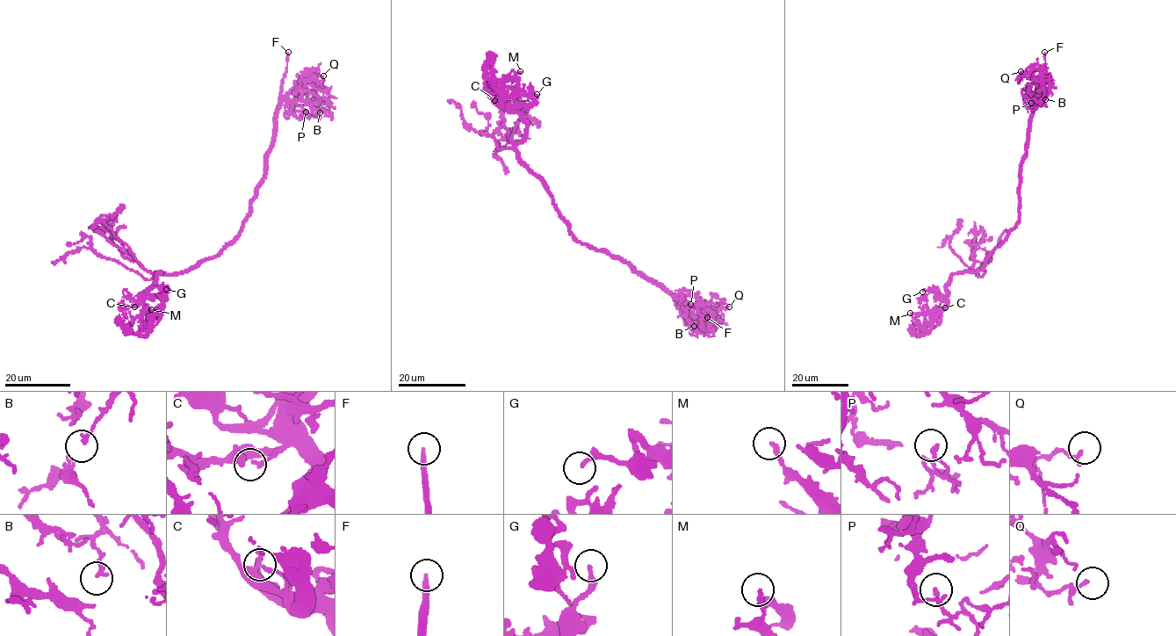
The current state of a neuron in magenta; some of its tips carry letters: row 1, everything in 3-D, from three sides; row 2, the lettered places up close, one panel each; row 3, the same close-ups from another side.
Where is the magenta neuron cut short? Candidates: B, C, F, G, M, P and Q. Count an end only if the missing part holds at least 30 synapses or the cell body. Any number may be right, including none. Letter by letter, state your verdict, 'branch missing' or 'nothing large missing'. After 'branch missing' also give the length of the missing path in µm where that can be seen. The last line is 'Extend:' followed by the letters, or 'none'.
B: nothing large missing
C: nothing large missing
F: branch missing; missing 40 µm
G: nothing large missing
M: nothing large missing
P: nothing large missing
Q: nothing large missing
Extend: F

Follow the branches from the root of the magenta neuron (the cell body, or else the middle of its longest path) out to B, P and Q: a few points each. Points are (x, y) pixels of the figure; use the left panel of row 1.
B: (230, 242), (242, 227), (255, 190), (265, 177), (279, 102), (305, 87), (316, 94), (320, 112)
P: (230, 242), (242, 227), (255, 190), (265, 177), (277, 107), (284, 101), (300, 106), (306, 112)
Q: (230, 242), (242, 227), (255, 190), (265, 177), (267, 153), (270, 148), (279, 102), (311, 77), (323, 75)

